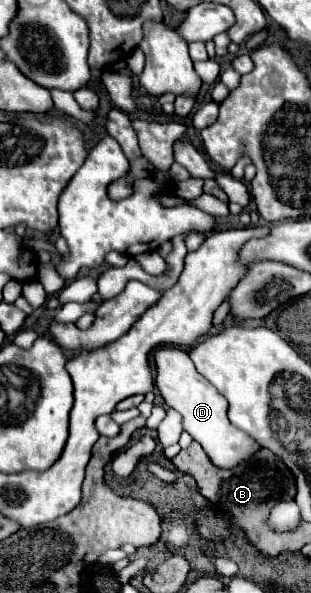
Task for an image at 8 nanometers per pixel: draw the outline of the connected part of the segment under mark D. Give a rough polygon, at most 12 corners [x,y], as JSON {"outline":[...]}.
{"outline":[[180,347],[156,349],[156,387],[220,469],[262,447]]}

